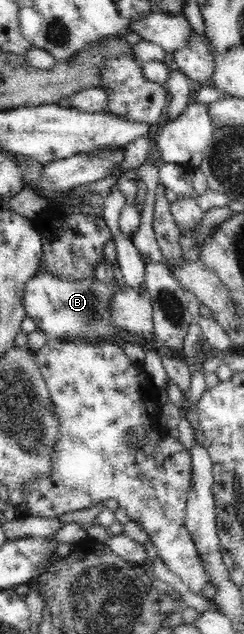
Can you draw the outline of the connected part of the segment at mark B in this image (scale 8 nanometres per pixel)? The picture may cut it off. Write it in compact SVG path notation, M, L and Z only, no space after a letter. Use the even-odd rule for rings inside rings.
M37 272L37 274L25 284L24 296L24 310L26 316L29 316L35 321L38 329L42 330L46 339L61 340L62 342L98 342L100 338L108 338L108 336L116 336L118 332L122 332L122 329L118 330L118 327L112 323L112 296L119 292L120 284L118 280L114 278L111 282L104 282L98 279L74 279L70 280L64 276L55 276L48 272Z

